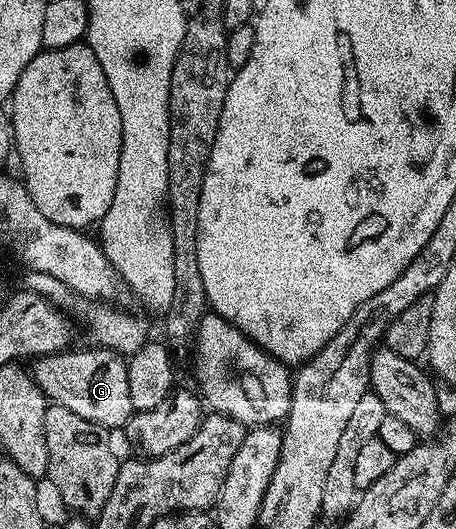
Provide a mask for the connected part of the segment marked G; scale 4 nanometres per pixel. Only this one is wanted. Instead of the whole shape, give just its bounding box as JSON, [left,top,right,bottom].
[31,346,132,429]

